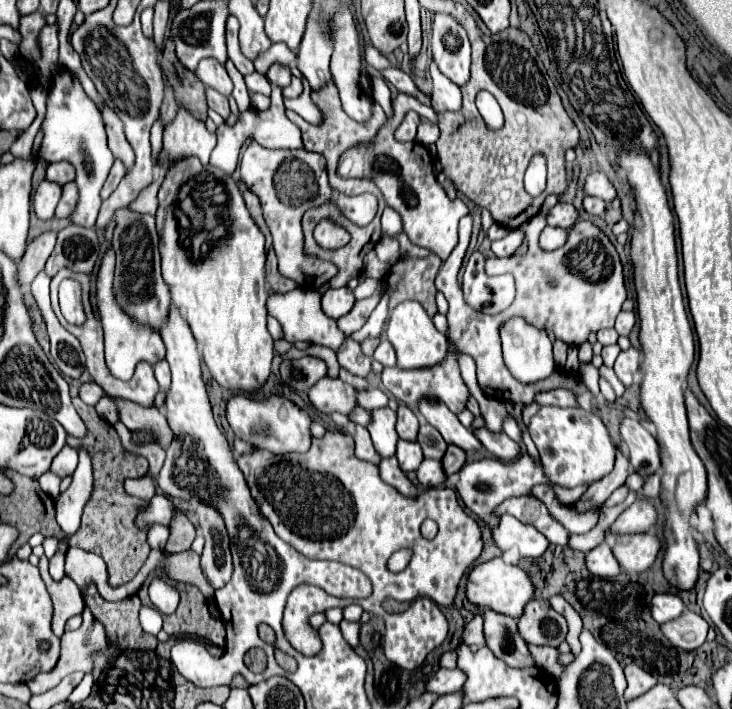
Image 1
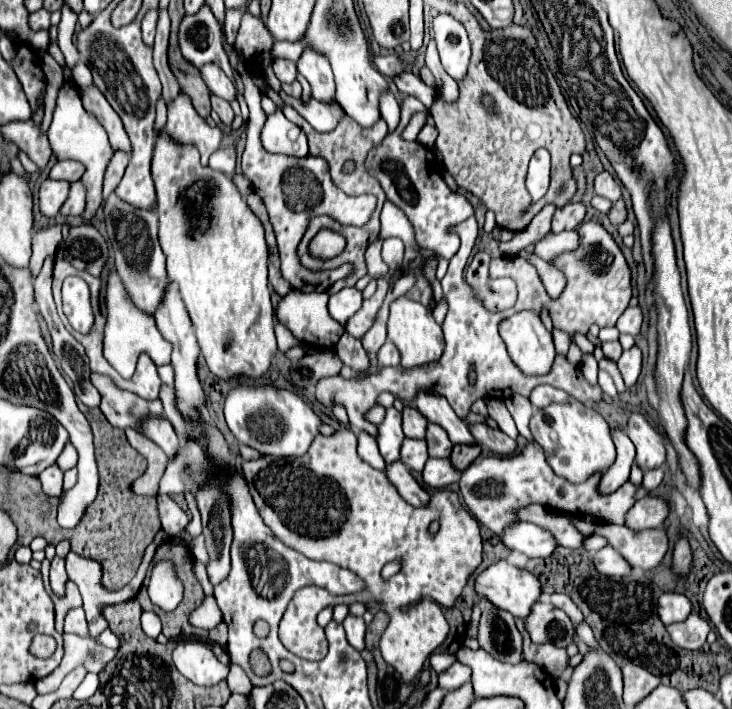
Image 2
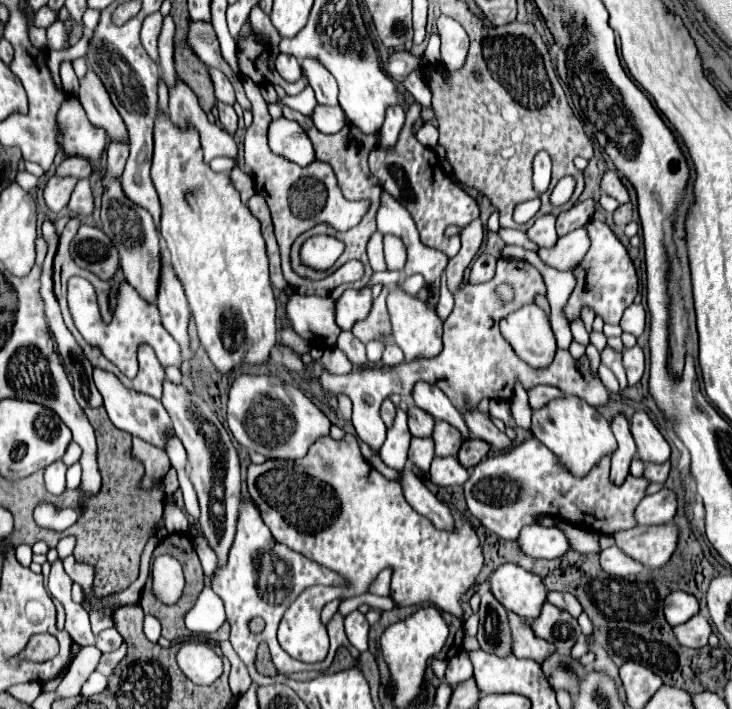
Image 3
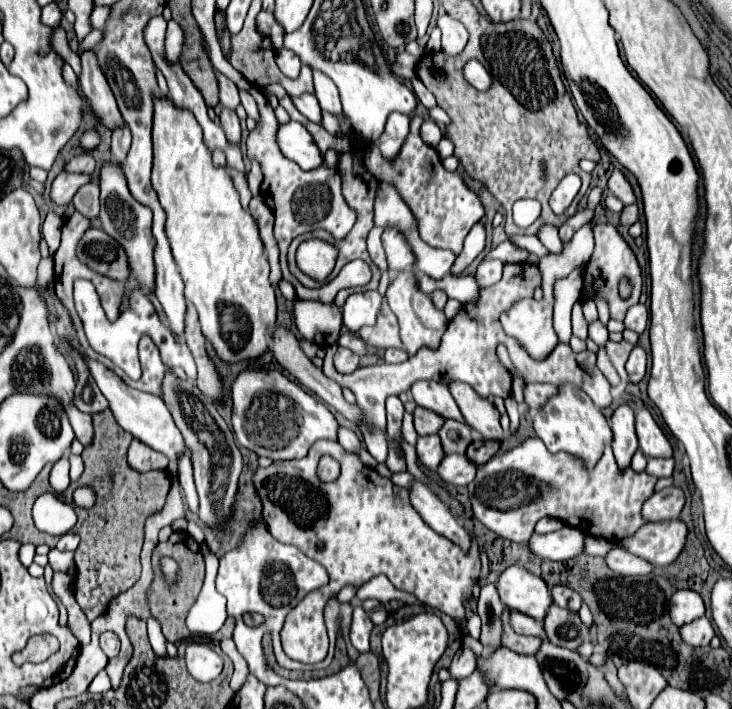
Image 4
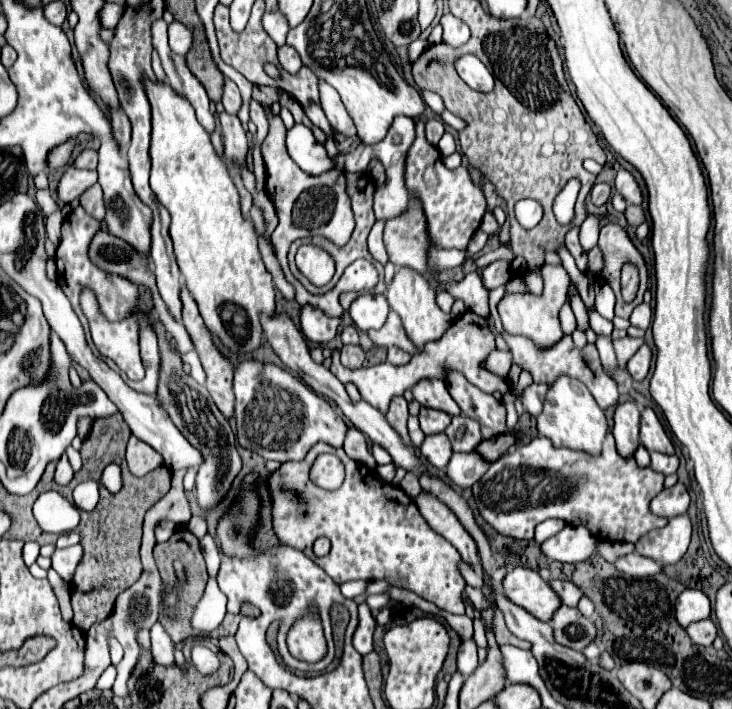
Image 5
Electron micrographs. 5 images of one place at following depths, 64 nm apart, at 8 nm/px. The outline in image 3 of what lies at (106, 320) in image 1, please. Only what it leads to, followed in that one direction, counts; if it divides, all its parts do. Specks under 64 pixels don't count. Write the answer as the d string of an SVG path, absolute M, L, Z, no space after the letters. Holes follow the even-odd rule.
M122 284L120 292L118 292L118 306L114 310L114 318L112 322L106 326L102 340L94 340L94 344L102 350L102 354L120 368L122 374L126 374L128 378L134 378L136 372L136 350L140 346L140 342L148 342L160 364L166 366L180 366L182 364L182 350L176 344L176 340L168 334L168 330L164 330L162 322L160 322L160 314L156 304L146 302L130 284Z

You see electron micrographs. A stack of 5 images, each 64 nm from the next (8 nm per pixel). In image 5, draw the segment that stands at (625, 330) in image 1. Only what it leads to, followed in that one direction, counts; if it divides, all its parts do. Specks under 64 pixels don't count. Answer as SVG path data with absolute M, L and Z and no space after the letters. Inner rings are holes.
M642 302L640 306L636 306L634 312L632 312L632 316L630 316L630 322L632 322L632 326L648 328L650 322L652 322L652 308L650 308L650 304Z

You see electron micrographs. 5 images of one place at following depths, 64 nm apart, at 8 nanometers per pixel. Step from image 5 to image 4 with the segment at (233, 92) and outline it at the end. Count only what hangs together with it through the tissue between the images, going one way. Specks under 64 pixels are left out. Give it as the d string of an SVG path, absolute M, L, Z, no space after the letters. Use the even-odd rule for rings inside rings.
M218 74L218 82L220 82L220 104L228 110L236 110L236 106L240 104L236 84L232 80L228 80L224 74Z

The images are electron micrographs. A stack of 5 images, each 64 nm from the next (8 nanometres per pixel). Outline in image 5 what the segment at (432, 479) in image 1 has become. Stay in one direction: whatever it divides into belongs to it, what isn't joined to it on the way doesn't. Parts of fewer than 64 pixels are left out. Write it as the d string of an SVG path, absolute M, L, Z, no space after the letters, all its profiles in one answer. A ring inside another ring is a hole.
M470 452L470 454L454 454L452 462L446 468L448 478L462 486L462 488L472 488L490 468L492 462L484 460L478 452Z

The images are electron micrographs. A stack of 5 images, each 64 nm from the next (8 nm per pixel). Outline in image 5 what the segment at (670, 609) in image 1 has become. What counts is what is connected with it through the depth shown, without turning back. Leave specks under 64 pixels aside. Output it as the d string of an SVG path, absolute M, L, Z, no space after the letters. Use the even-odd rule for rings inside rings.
M688 588L676 600L676 620L682 626L690 626L692 622L706 620L712 614L710 598L702 590Z

